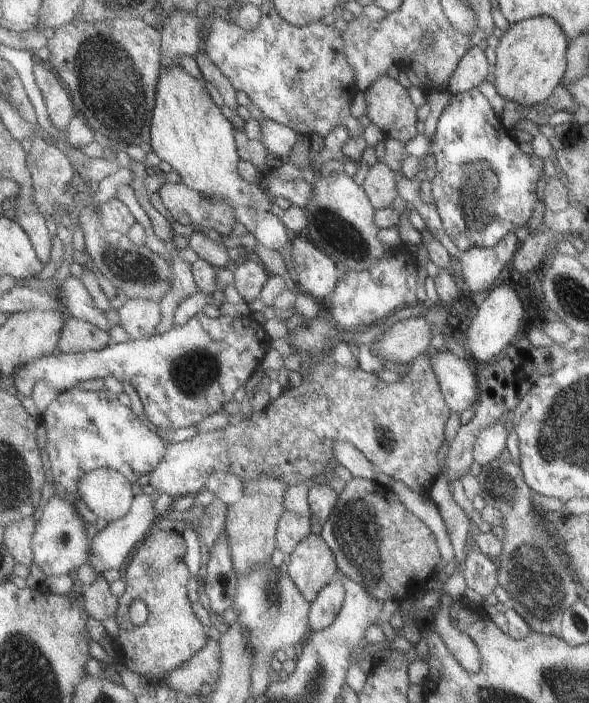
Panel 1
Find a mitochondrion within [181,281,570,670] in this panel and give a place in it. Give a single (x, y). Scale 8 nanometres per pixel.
(355, 525)

